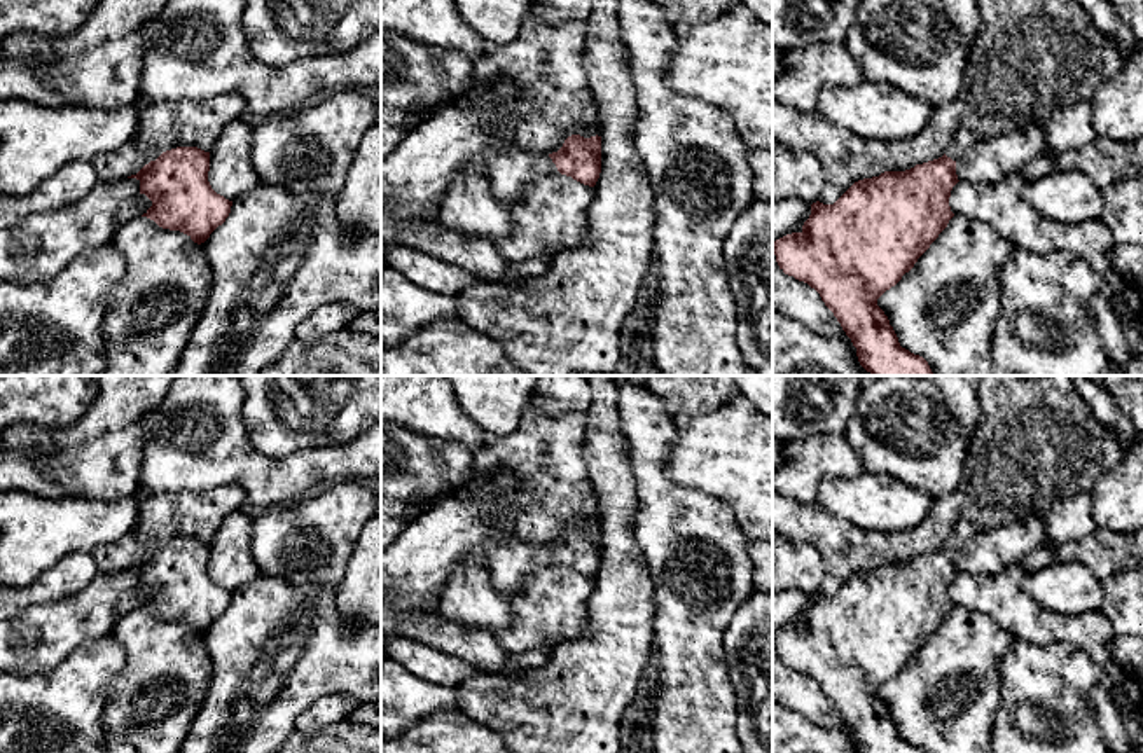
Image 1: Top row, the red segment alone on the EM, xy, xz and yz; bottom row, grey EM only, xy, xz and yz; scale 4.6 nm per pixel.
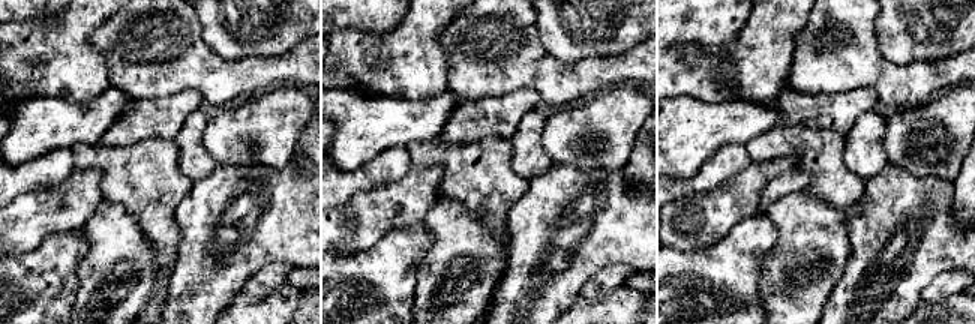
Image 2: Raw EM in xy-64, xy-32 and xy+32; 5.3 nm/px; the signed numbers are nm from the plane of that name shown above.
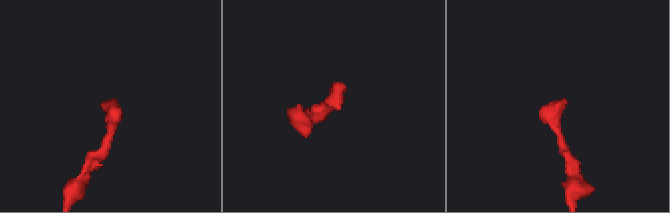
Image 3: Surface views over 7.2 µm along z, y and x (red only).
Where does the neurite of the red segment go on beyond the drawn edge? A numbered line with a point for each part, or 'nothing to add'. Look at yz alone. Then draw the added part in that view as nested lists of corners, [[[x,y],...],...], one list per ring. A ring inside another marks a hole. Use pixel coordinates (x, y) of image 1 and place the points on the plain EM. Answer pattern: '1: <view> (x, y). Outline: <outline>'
1: yz (965, 530). Outline: [[[959,521],[951,531],[946,547],[958,552],[977,531],[979,528],[973,522]]]

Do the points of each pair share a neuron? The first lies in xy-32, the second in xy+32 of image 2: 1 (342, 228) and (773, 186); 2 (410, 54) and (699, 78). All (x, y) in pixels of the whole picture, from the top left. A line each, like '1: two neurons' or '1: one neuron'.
1: two neurons
2: two neurons

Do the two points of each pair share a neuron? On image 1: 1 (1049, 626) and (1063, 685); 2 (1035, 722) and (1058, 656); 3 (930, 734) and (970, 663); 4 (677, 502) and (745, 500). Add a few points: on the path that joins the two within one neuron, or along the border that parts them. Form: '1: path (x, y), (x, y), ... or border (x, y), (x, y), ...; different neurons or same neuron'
1: border (1016, 640), (1030, 643), (1068, 642), (1091, 657); different neurons
2: path (1046, 706), (1046, 689), (1058, 677), (1058, 671); same neuron
3: path (923, 711), (918, 704), (921, 694), (948, 671); same neuron
4: border (684, 486), (724, 500), (745, 535); different neurons

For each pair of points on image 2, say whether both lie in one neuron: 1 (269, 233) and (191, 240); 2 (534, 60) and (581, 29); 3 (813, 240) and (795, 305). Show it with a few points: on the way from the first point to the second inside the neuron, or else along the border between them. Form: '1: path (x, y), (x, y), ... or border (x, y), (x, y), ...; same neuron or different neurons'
1: path (246, 252), (230, 269), (216, 275), (206, 263); same neuron
2: border (536, 18), (552, 56), (582, 59); different neurons
3: path (795, 258), (780, 270), (780, 290); same neuron

